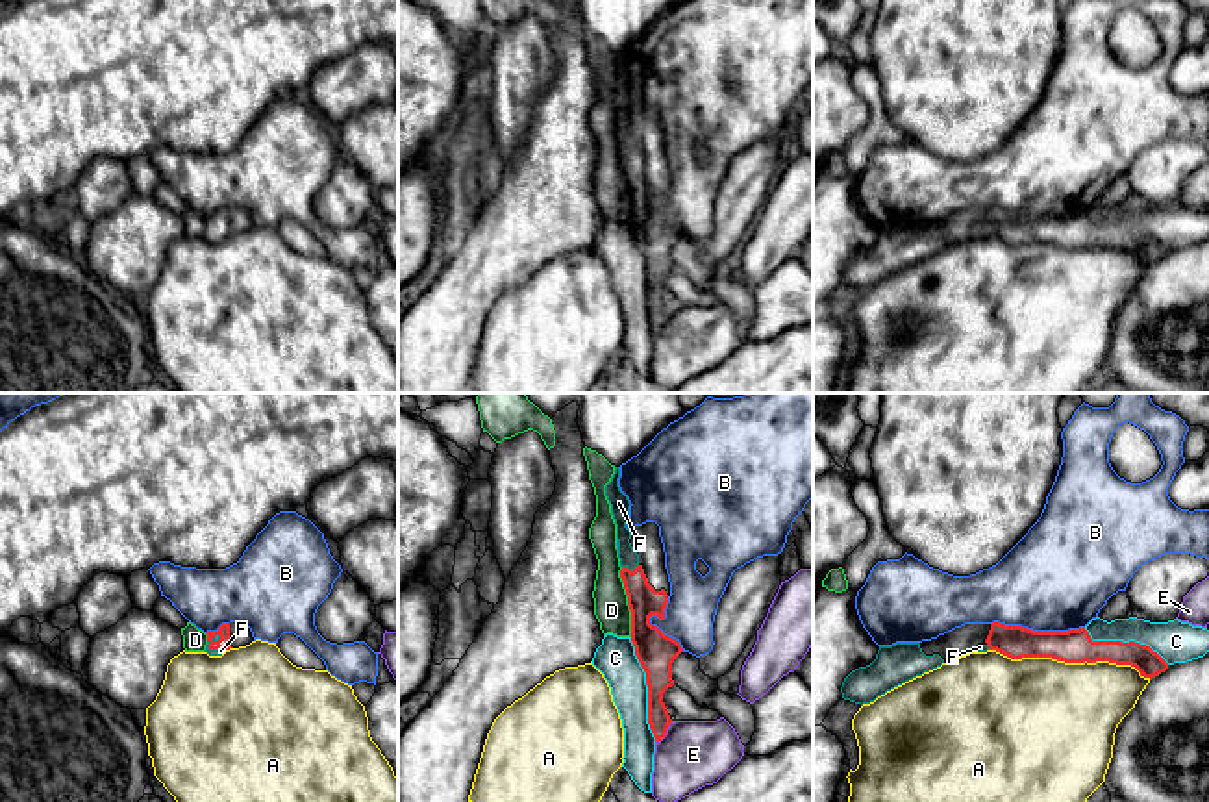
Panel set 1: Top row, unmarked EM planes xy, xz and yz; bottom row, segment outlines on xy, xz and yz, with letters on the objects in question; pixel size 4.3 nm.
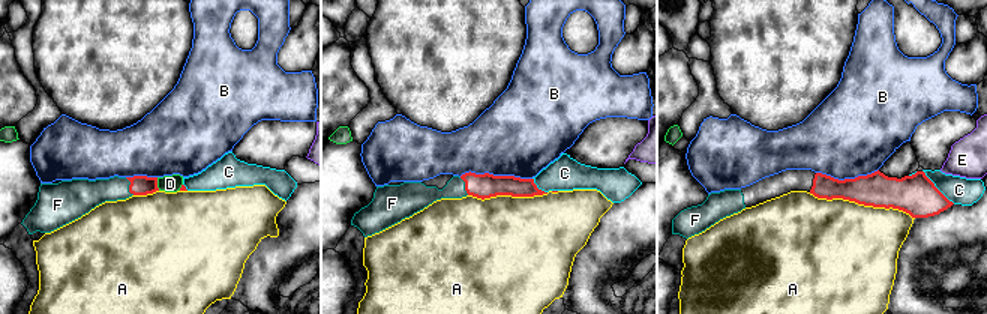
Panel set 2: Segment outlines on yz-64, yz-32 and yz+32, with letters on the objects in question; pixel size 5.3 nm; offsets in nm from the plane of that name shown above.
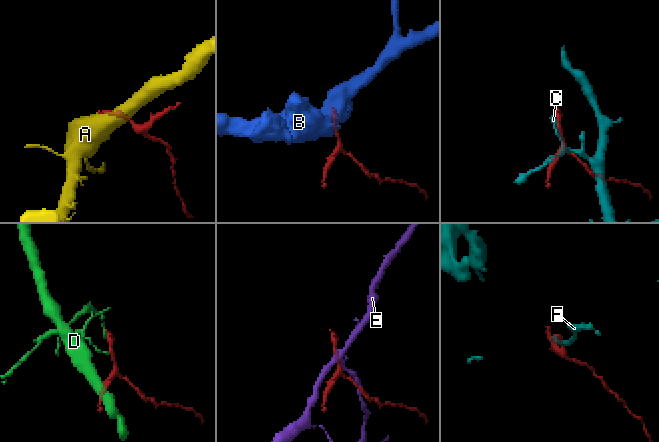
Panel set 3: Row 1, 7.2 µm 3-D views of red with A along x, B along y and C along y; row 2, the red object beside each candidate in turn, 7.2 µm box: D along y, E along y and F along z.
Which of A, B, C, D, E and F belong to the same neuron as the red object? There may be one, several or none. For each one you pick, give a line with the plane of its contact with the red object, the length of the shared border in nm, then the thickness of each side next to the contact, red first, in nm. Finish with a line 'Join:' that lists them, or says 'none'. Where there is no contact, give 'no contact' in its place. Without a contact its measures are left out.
F: contact in xz; length 70 nm; calibres 140 and 80 nm
Join: F

